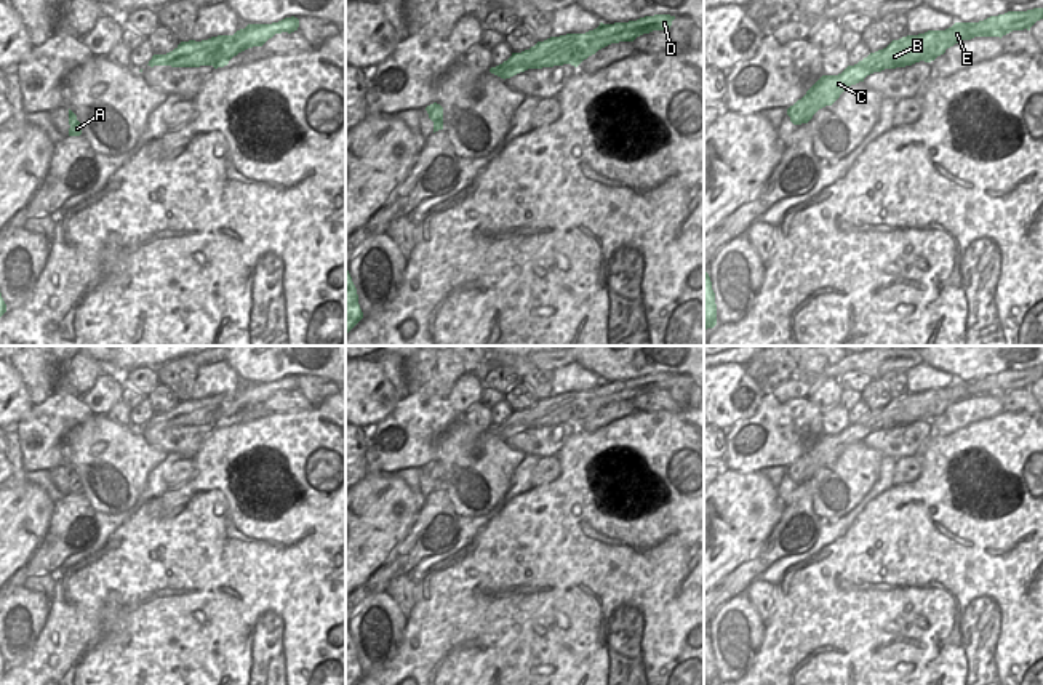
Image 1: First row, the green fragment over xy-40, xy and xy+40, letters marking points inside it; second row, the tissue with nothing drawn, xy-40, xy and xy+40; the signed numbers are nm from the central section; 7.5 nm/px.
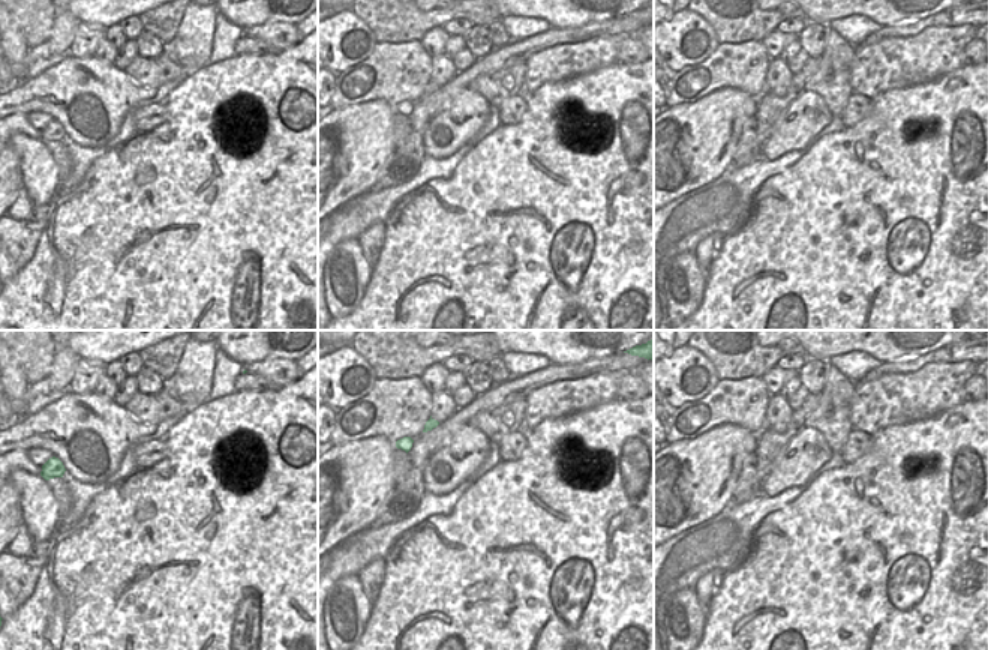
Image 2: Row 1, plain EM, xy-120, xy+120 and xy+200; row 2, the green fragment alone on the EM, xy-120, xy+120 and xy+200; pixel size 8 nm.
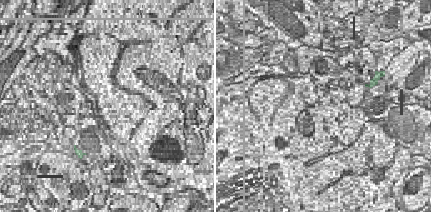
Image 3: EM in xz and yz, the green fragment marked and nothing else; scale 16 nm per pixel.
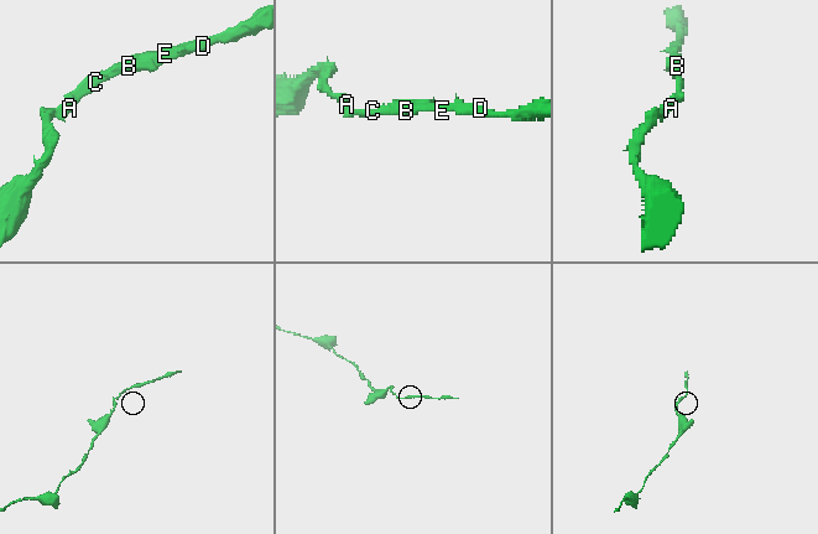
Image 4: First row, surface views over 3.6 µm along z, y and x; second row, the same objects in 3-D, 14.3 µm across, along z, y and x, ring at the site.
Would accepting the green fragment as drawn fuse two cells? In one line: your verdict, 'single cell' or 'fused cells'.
single cell

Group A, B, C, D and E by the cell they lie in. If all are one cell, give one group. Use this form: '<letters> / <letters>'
A B C D E

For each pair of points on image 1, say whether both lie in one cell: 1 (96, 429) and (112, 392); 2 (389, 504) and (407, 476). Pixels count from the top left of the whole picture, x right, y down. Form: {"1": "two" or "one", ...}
{"1": "two", "2": "two"}

